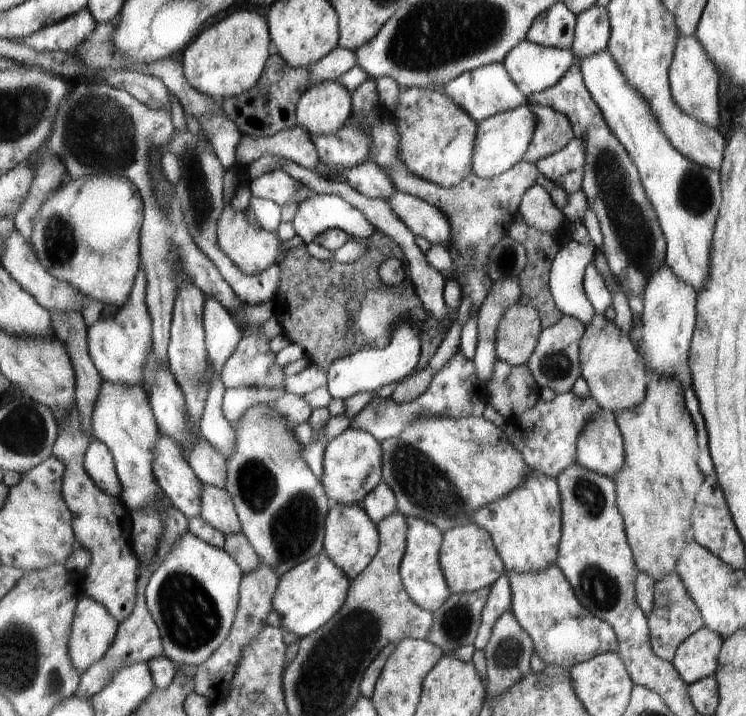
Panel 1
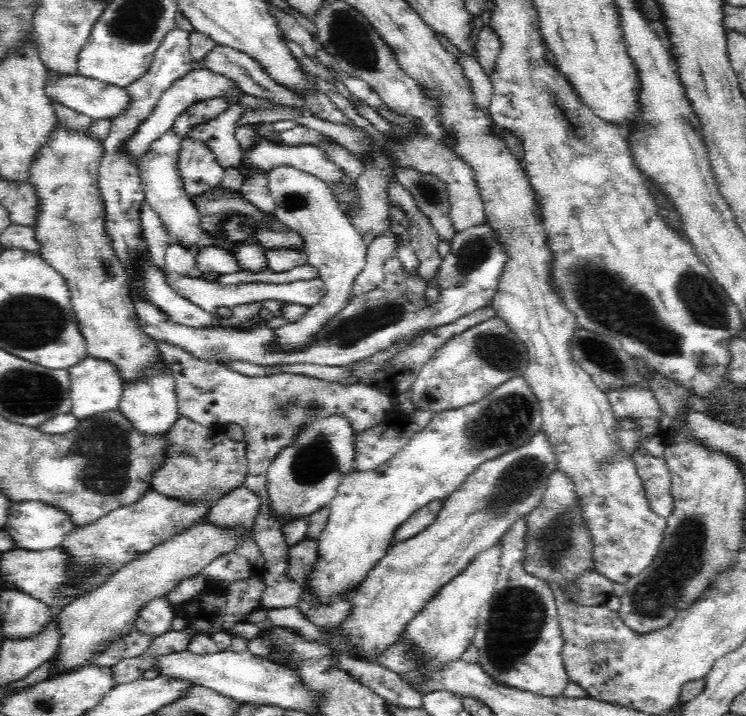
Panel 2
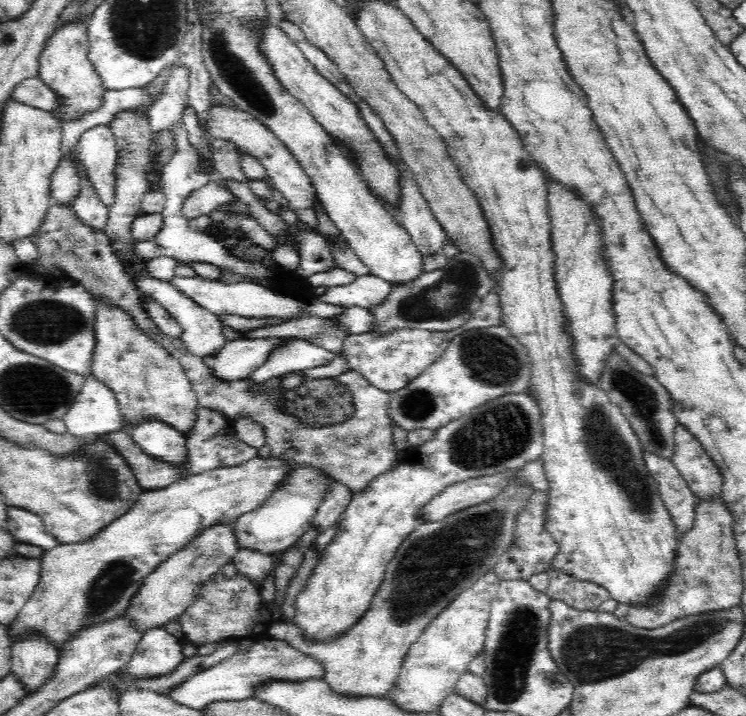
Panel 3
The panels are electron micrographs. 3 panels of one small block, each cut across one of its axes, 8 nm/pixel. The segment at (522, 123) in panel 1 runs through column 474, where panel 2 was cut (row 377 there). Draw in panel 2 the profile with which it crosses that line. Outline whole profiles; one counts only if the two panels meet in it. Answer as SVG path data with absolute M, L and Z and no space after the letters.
M166 368L162 370L160 376L154 376L136 384L124 384L119 411L140 434L150 438L165 438L170 430L175 428L174 424L181 416L172 372Z

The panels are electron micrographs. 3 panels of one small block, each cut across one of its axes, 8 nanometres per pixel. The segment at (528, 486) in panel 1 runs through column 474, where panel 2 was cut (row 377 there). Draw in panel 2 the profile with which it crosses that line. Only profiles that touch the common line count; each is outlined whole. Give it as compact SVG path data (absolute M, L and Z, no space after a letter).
M523 376L510 378L487 394L480 402L462 406L458 410L433 413L430 424L414 434L412 440L388 462L372 470L354 470L346 475L338 487L336 497L330 502L330 517L319 536L318 562L311 571L305 586L307 600L316 606L330 606L346 594L356 591L379 566L395 544L398 528L410 519L420 508L434 500L448 498L450 493L460 489L462 482L481 464L500 458L529 442L541 430L541 406Z

